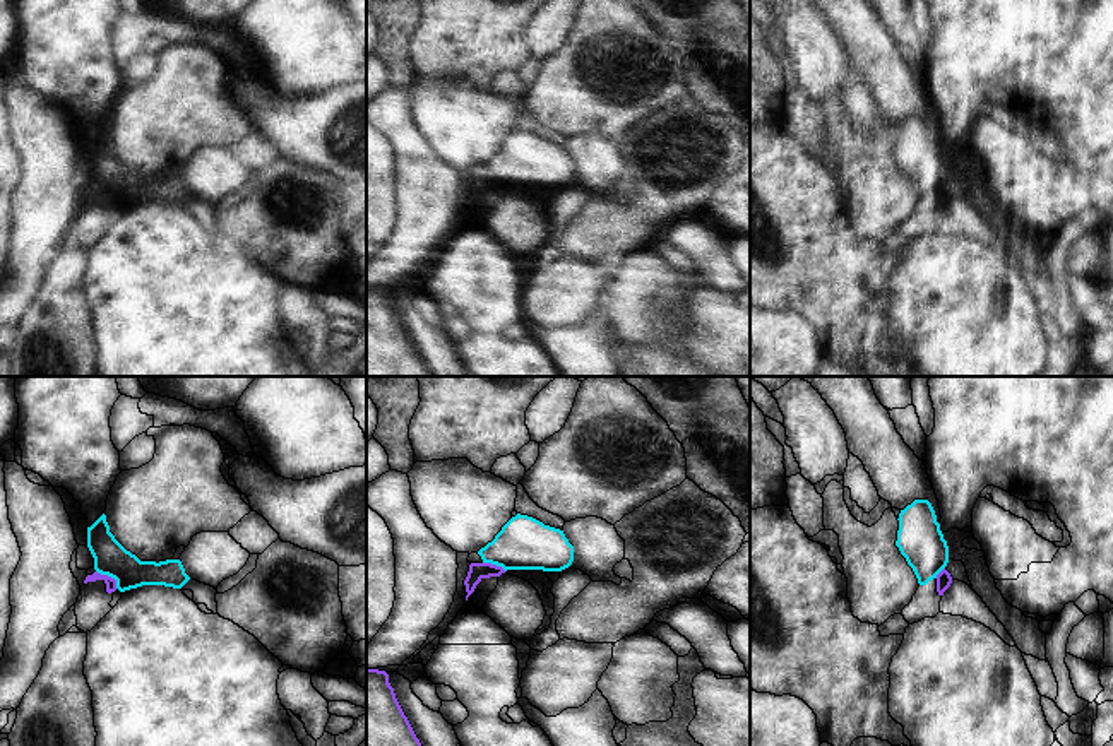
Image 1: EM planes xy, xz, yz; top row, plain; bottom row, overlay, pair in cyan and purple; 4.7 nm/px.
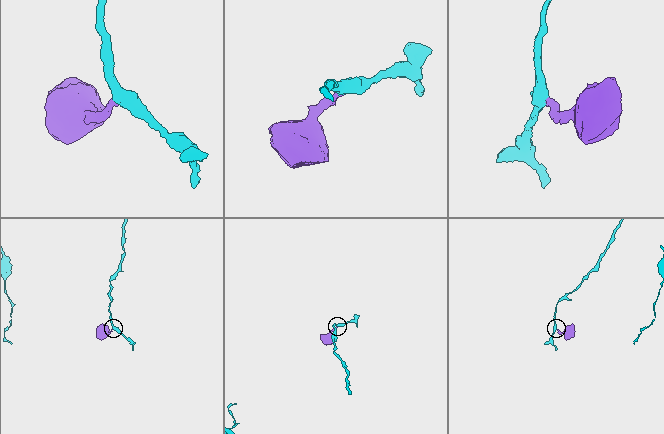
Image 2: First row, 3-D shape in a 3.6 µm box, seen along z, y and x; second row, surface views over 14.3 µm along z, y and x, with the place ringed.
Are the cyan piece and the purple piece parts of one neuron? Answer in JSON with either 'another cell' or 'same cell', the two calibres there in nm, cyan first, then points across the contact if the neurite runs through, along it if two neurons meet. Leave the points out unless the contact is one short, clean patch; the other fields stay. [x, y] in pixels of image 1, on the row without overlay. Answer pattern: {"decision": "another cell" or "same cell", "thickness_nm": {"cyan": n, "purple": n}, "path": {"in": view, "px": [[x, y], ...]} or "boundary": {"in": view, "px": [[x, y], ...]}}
{"decision": "another cell", "thickness_nm": {"cyan": 160, "purple": 50}, "boundary": {"in": "xy", "px": [[96, 187], [110, 192], [117, 204]]}}

